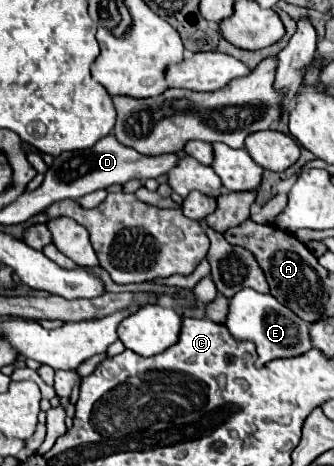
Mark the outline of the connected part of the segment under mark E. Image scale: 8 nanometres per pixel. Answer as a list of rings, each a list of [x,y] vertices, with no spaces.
[[[242,288],[232,298],[228,298],[226,328],[236,340],[252,340],[256,344],[258,366],[264,366],[266,362],[276,358],[300,356],[312,346],[308,336],[308,324],[302,318],[298,318],[284,304],[278,304],[278,300],[272,294],[260,294],[252,288]]]

